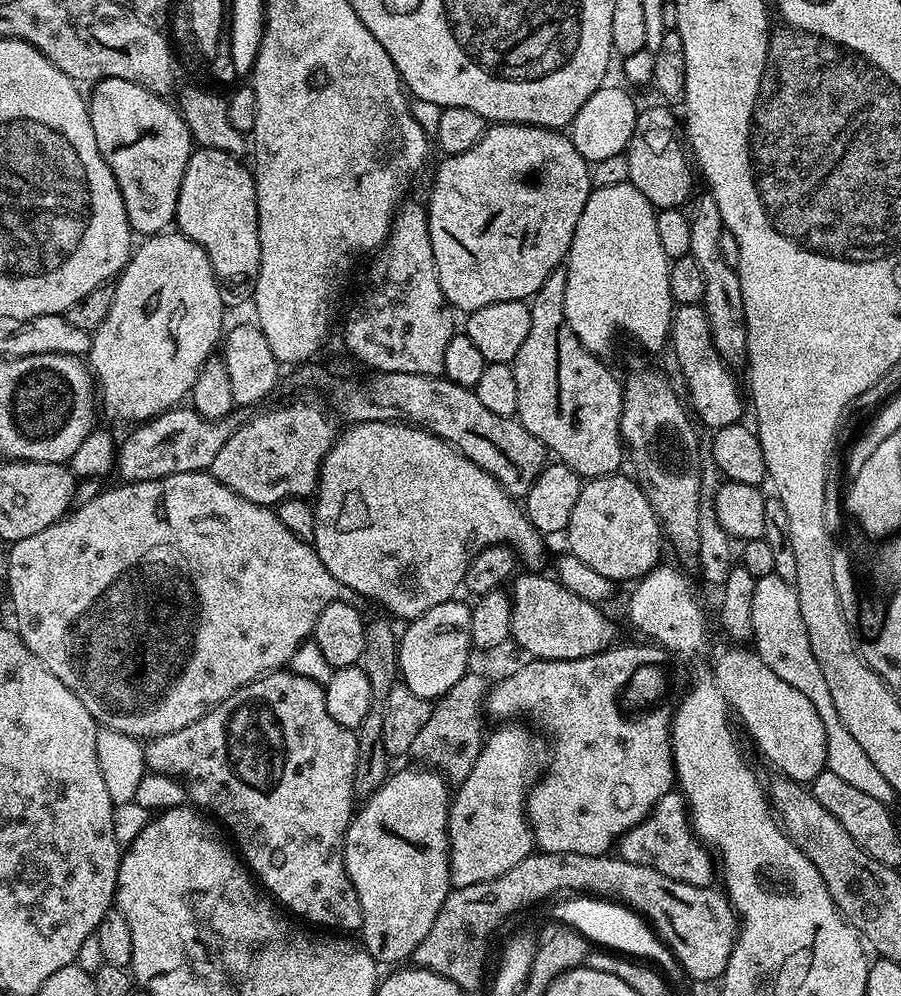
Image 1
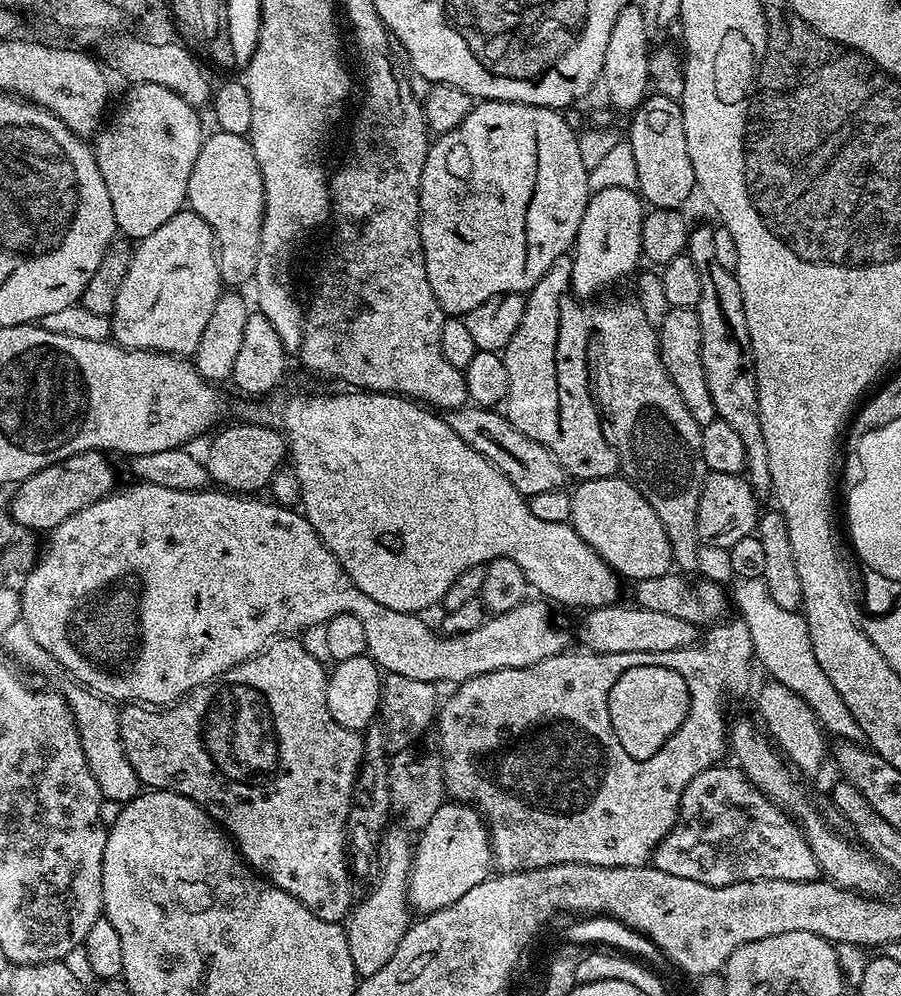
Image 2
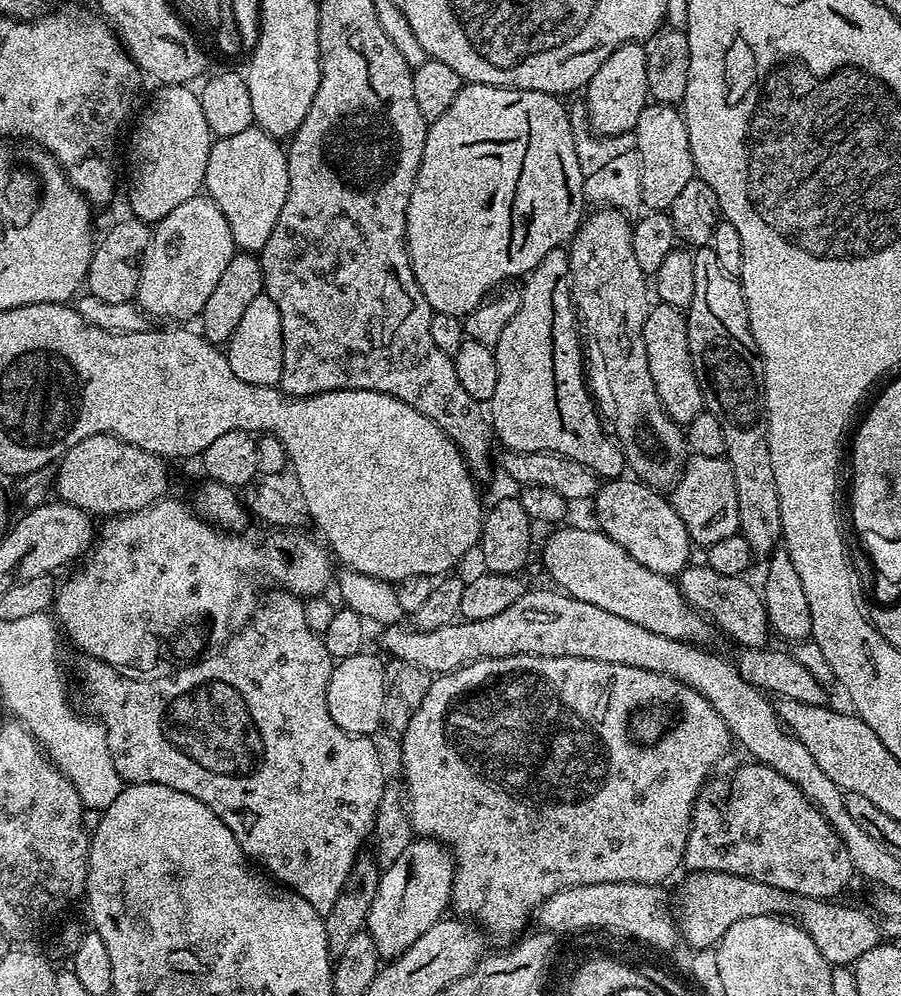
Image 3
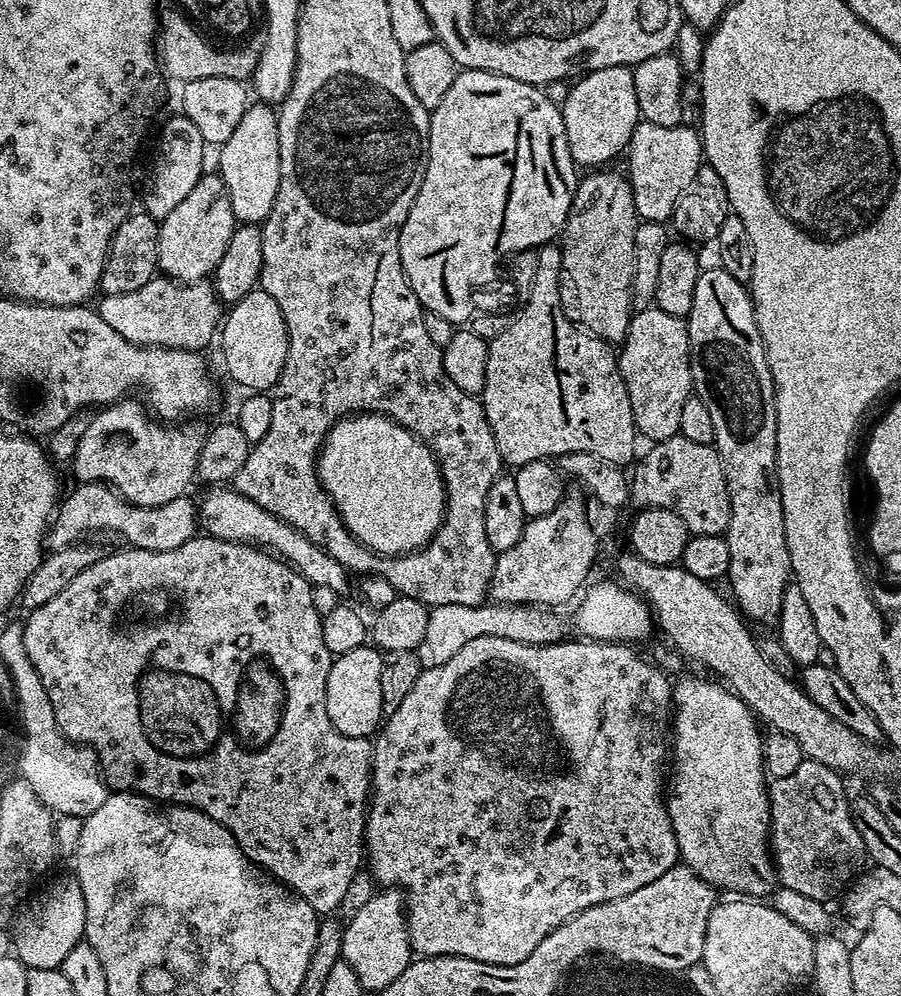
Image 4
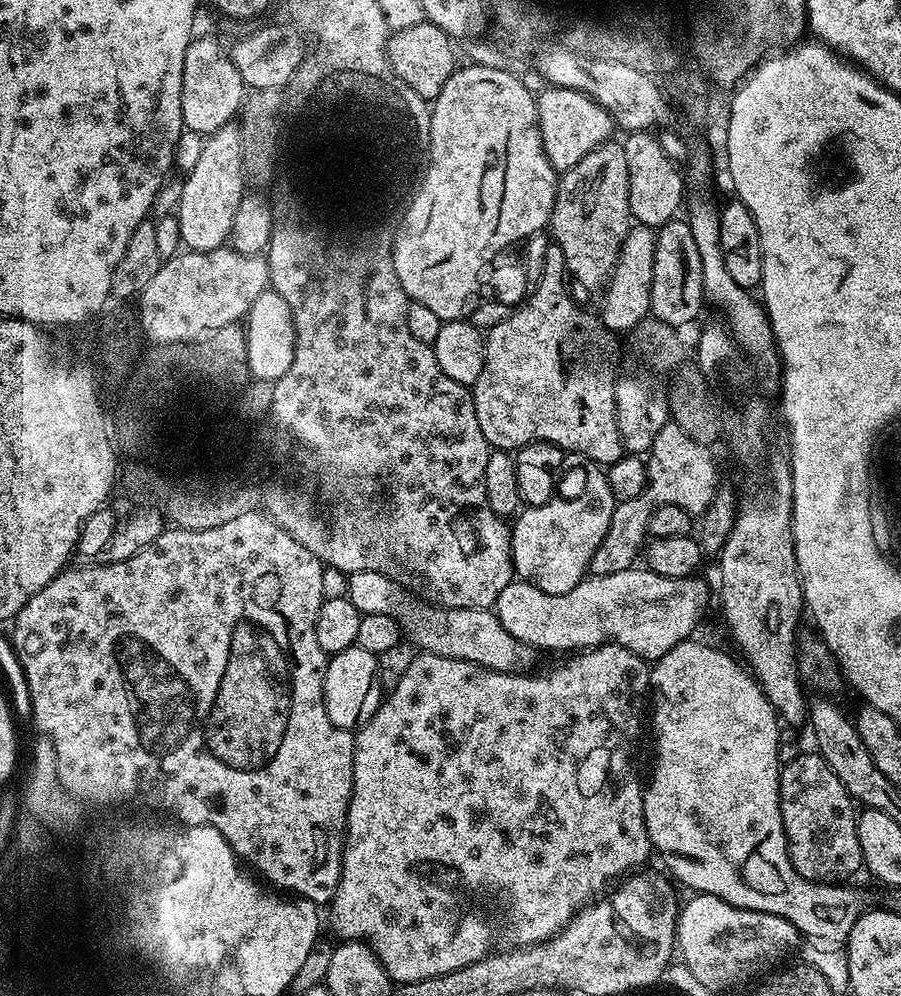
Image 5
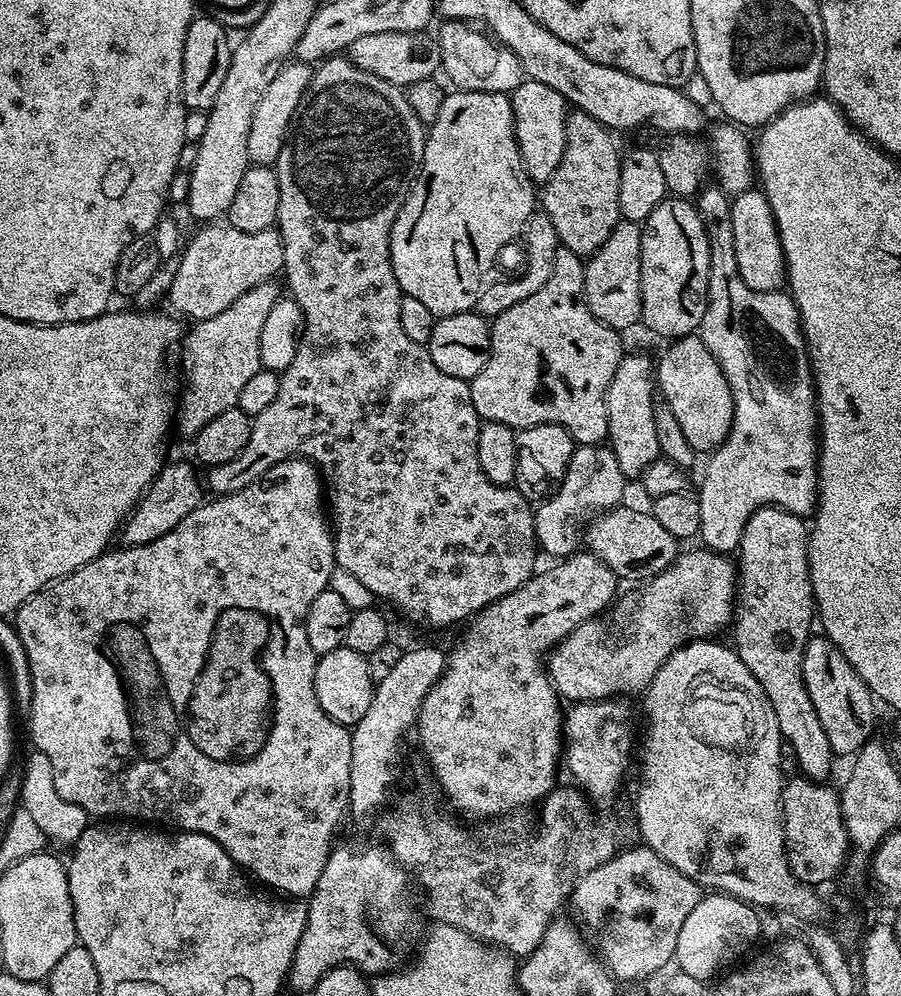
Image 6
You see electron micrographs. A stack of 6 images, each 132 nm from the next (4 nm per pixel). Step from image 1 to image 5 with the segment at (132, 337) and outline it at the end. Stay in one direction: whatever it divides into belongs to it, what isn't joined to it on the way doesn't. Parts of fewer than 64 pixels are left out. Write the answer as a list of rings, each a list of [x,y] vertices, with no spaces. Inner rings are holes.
[[[235,123],[224,124],[218,131],[207,137],[202,146],[202,158],[198,158],[198,166],[194,166],[194,170],[186,173],[183,179],[184,185],[180,188],[180,209],[176,212],[176,224],[180,227],[180,240],[184,243],[183,247],[193,252],[212,252],[215,248],[225,247],[229,243],[230,226],[234,226],[234,214],[238,211],[238,202],[242,202],[242,198],[246,195],[246,181],[244,179],[244,167],[242,166],[242,140],[239,127]]]

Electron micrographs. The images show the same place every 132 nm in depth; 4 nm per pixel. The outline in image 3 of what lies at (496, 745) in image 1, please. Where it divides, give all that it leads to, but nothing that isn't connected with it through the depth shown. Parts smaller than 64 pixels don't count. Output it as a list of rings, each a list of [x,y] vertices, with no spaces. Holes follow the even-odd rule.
[[[413,839],[406,850],[399,855],[394,866],[381,871],[378,894],[370,902],[370,914],[366,931],[374,938],[376,953],[382,958],[400,956],[426,930],[430,930],[449,911],[452,903],[452,879],[456,865],[452,863],[449,849],[436,840]]]

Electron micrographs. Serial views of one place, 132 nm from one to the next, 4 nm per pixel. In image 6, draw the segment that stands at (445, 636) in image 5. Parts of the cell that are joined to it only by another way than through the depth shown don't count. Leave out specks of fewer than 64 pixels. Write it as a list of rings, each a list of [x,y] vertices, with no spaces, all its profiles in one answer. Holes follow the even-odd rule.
[[[696,546],[693,552],[681,551],[673,564],[666,570],[662,570],[658,575],[652,577],[651,580],[641,583],[637,592],[628,592],[619,597],[607,610],[600,613],[598,616],[592,617],[591,620],[584,620],[575,630],[572,631],[562,643],[557,644],[552,649],[546,660],[548,670],[548,678],[552,685],[556,687],[557,692],[561,697],[568,702],[583,702],[585,700],[607,700],[615,697],[617,694],[628,694],[624,692],[643,693],[650,686],[650,682],[654,678],[654,674],[658,674],[658,670],[666,662],[666,658],[670,658],[670,654],[674,654],[688,643],[689,640],[703,640],[705,638],[715,637],[715,632],[720,632],[724,627],[731,625],[734,620],[734,604],[736,598],[736,590],[738,587],[738,568],[735,563],[732,564],[727,555],[722,552],[710,552],[703,546]]]

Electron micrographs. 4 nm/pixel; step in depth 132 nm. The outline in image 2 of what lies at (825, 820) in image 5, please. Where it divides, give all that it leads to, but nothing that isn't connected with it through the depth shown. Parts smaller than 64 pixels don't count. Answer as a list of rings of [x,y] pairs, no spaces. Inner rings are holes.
[[[724,767],[707,768],[690,778],[690,786],[686,786],[682,794],[676,824],[656,847],[656,853],[650,861],[651,867],[710,886],[730,886],[743,880],[806,882],[817,879],[821,871],[814,858],[814,850],[810,850],[795,820],[773,800],[769,800],[766,794],[762,794],[762,790],[755,788],[739,768]]]

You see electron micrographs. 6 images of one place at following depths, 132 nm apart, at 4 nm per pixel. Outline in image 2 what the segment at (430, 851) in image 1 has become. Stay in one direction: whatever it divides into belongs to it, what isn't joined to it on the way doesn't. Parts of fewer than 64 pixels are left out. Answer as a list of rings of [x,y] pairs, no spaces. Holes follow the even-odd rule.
[[[391,832],[382,840],[382,867],[371,885],[372,893],[361,904],[359,901],[346,917],[344,933],[350,946],[350,962],[354,962],[354,970],[360,978],[378,974],[378,970],[394,958],[394,950],[398,950],[398,942],[402,942],[410,923],[408,875],[412,869],[414,844],[411,839],[408,841],[406,833]]]

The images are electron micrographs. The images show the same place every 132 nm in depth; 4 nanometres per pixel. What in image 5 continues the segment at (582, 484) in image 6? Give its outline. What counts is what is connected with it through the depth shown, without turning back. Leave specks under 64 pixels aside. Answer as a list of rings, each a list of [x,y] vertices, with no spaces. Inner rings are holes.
[[[592,466],[589,469],[588,477],[584,480],[584,489],[577,496],[572,496],[569,500],[553,498],[537,508],[525,507],[511,525],[513,573],[546,594],[566,594],[585,578],[602,538],[606,538],[610,518],[616,509],[618,501],[610,488],[605,469],[600,466]]]

